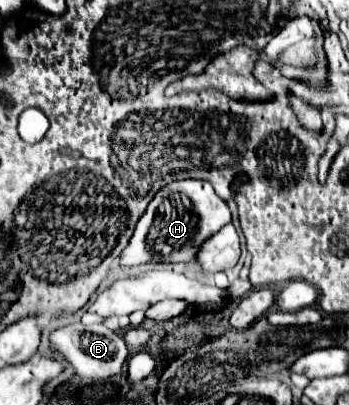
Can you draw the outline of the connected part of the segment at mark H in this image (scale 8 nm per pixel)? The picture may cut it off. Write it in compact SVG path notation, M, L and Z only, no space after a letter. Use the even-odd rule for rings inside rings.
M181 180L175 184L169 184L147 206L147 212L141 216L135 234L129 242L129 248L123 250L121 258L117 260L119 266L139 266L139 264L189 264L197 262L197 252L203 246L205 240L209 240L215 232L219 232L225 224L231 222L231 212L225 200L221 200L213 186L203 180Z

